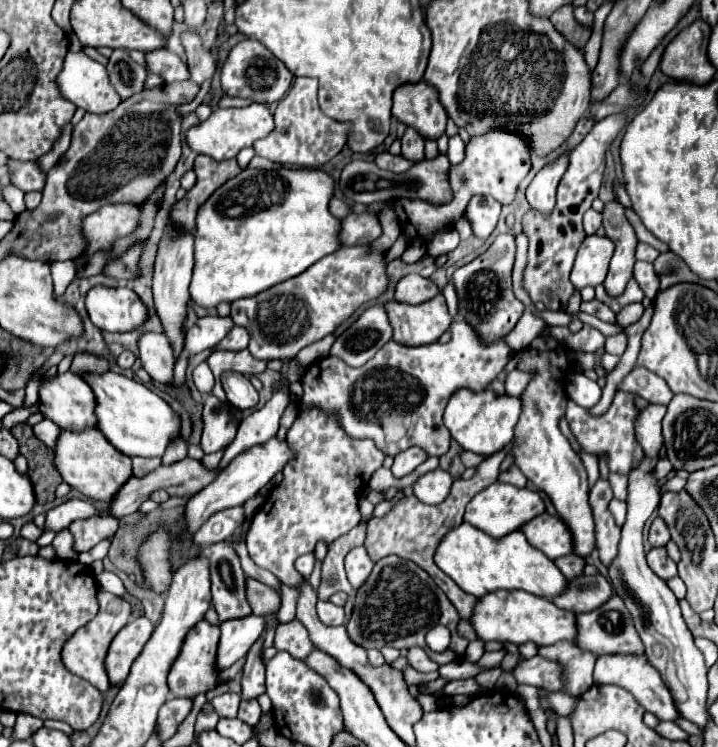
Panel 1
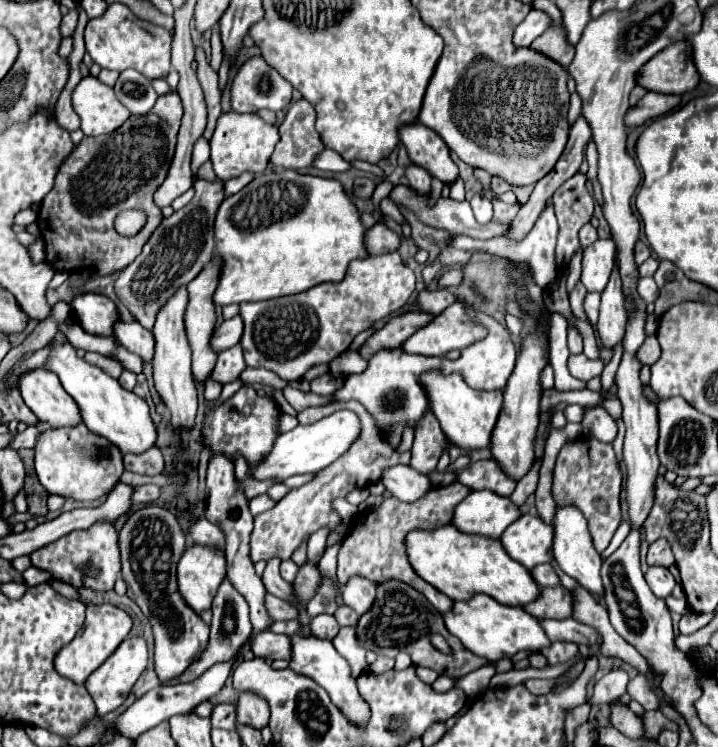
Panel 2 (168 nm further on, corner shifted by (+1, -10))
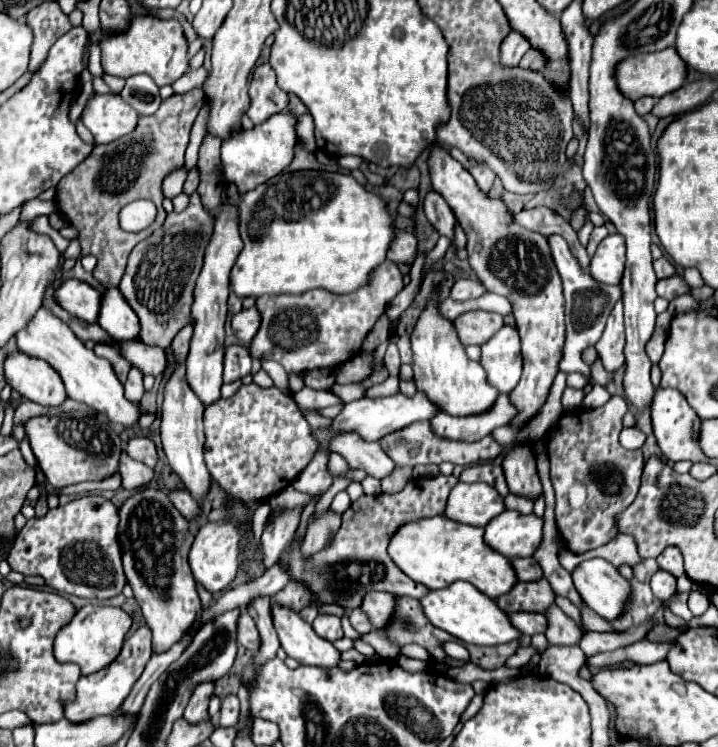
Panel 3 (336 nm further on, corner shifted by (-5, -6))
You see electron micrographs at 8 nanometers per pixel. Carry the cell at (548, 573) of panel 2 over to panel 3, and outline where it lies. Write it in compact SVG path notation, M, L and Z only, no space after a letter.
M534 558L512 560L512 566L514 566L514 570L518 572L518 580L522 580L522 582L540 580L540 578L544 576L544 574L542 574L542 568L540 568L540 564L538 564Z

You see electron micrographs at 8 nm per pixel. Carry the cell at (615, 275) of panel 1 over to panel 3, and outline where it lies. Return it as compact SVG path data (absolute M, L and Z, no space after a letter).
M618 300L608 316L602 338L596 342L598 356L606 370L618 370L624 364L622 348L624 348L624 314L622 300Z

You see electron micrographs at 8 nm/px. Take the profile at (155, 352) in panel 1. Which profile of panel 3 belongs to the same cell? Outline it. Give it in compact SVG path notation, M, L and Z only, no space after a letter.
M108 288L102 296L104 304L100 310L98 324L114 338L114 340L134 340L140 334L140 320L136 312L126 304L124 296L118 288Z

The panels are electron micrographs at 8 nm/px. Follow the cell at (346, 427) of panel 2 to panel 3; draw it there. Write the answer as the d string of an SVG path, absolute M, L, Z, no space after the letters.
M400 392L392 394L392 396L384 396L384 398L360 398L360 400L344 404L342 412L336 418L332 418L332 422L328 426L312 430L312 438L318 442L318 452L330 452L330 442L338 434L358 434L362 440L374 442L374 440L380 440L382 436L394 432L396 428L402 428L416 420L430 420L436 412L438 410L434 408L434 404L430 404L430 400L426 398L424 392L416 392L416 396L412 396L412 398L408 398Z

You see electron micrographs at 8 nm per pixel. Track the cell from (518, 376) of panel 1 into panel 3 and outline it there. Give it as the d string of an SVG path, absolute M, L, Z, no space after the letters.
M548 236L548 246L550 246L550 254L552 254L552 260L558 268L558 274L562 278L562 286L564 286L564 298L566 298L566 346L564 346L564 354L562 354L562 360L560 360L560 372L568 374L568 372L582 372L589 378L589 384L593 386L591 392L589 392L583 402L582 407L584 409L597 408L604 405L609 399L610 394L607 390L595 383L591 377L590 366L582 362L580 354L584 348L588 346L594 346L598 342L598 338L602 336L602 330L606 326L606 318L612 310L612 306L618 302L618 298L622 296L620 288L618 286L604 286L604 284L598 284L590 274L584 274L578 266L578 260L572 256L566 240L562 240L562 236Z

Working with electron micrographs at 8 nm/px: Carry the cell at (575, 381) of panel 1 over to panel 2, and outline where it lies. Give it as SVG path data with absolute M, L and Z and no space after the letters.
M594 406L586 410L584 420L582 420L582 436L586 438L596 438L600 442L614 442L618 434L616 422L610 418L610 414L602 406Z

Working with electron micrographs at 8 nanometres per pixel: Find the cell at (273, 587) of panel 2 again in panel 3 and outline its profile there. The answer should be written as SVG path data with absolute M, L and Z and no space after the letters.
M302 508L284 510L284 512L286 512L286 516L278 516L278 520L274 520L274 524L270 524L270 528L266 528L262 534L264 568L272 568L280 560L286 546L292 544L294 532L298 528Z

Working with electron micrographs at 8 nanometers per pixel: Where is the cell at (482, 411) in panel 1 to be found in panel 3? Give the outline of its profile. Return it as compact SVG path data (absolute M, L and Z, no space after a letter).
M436 296L432 298L412 332L412 350L416 388L422 390L438 410L450 416L478 416L494 406L494 400L500 392L486 384L486 372L480 362L472 362L464 354L464 346L456 338L452 322L438 314Z

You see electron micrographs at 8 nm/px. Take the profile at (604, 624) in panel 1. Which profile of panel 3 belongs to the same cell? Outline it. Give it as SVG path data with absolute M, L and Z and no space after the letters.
M518 612L518 614L510 614L512 624L526 636L534 636L534 634L544 634L548 628L548 620L544 614L532 614L532 612Z

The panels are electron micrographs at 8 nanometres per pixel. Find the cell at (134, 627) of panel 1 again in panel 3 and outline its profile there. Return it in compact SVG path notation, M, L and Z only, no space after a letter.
M140 626L130 638L126 638L122 652L118 654L114 664L98 670L96 674L82 676L78 680L78 684L76 684L78 696L74 702L66 704L66 718L72 722L84 722L84 720L90 720L100 714L116 712L122 706L122 702L126 700L126 696L130 694L130 688L134 686L138 676L144 672L144 666L150 660L150 656L152 656L152 632L148 626Z

